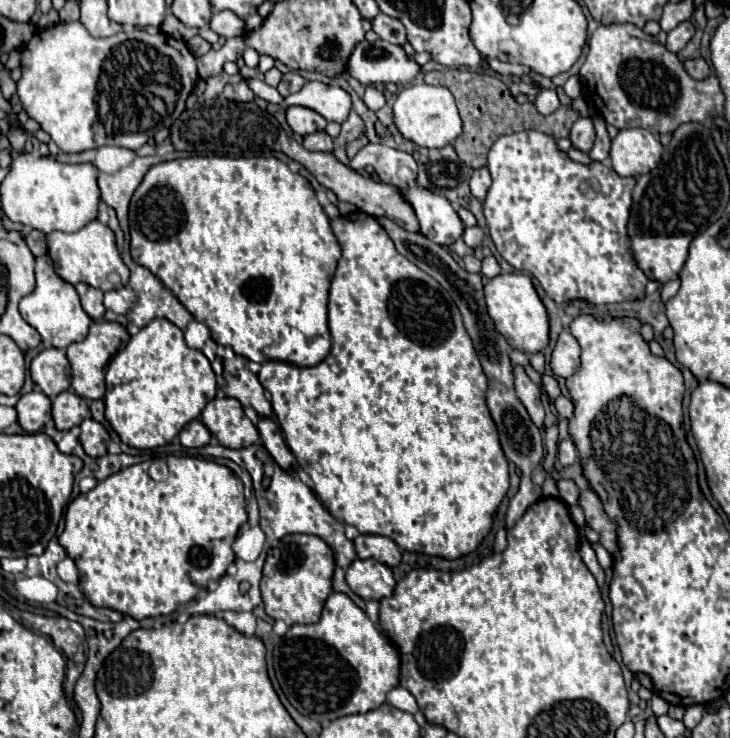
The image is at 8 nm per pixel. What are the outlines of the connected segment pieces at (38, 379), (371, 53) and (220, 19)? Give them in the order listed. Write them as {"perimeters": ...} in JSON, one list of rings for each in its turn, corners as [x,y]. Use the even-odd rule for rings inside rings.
{"perimeters":[[[[47,348],[41,354],[37,354],[31,362],[31,378],[33,382],[43,390],[43,394],[47,394],[51,400],[67,390],[71,386],[69,376],[65,376],[65,364],[67,356],[63,354],[63,350],[59,348]]],[[[361,40],[347,60],[347,76],[353,76],[361,84],[407,84],[419,74],[419,64],[409,60],[401,46],[385,40],[367,42]]],[[[221,10],[221,12],[213,14],[211,30],[217,32],[219,36],[235,38],[235,36],[241,36],[245,32],[245,20],[239,18],[239,16],[235,16],[235,12]]]]}

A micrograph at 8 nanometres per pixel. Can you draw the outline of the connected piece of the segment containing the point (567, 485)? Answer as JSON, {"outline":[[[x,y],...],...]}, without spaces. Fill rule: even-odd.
{"outline":[[[559,478],[557,488],[559,488],[559,498],[563,502],[567,502],[569,506],[579,506],[579,488],[577,488],[577,484],[573,480]]]}

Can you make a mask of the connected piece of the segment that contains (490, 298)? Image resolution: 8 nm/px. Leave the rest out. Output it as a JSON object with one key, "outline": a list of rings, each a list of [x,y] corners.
{"outline":[[[511,272],[491,278],[489,284],[485,284],[485,300],[495,328],[503,334],[511,348],[517,348],[525,354],[535,354],[549,344],[549,316],[527,274]]]}

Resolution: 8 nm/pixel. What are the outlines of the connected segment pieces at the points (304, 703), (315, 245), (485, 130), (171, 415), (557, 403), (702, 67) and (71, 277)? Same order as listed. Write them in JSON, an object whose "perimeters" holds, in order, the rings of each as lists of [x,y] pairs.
{"perimeters":[[[[333,592],[323,608],[323,614],[317,624],[295,624],[281,638],[279,646],[273,652],[277,680],[289,698],[289,702],[305,716],[317,722],[331,722],[339,716],[369,712],[379,708],[385,702],[385,696],[391,688],[399,684],[399,666],[401,656],[389,636],[347,596]]],[[[219,155],[192,156],[155,164],[139,184],[129,206],[129,230],[131,230],[131,258],[145,266],[153,276],[157,276],[193,314],[193,318],[211,330],[211,338],[235,350],[235,354],[245,356],[253,362],[289,362],[295,366],[315,366],[331,350],[331,332],[327,326],[327,296],[329,284],[335,274],[337,262],[341,258],[341,246],[329,226],[329,218],[315,198],[315,190],[309,180],[301,174],[293,174],[285,162],[279,158],[241,157],[231,158]]],[[[445,68],[441,72],[425,72],[423,80],[431,86],[445,86],[455,96],[461,118],[463,118],[463,132],[455,138],[453,148],[459,154],[459,158],[471,168],[481,168],[481,166],[487,164],[487,152],[499,136],[519,132],[519,130],[539,130],[539,132],[545,132],[549,136],[553,136],[555,140],[559,140],[559,138],[569,136],[569,130],[571,130],[573,122],[579,118],[579,112],[571,108],[571,98],[565,96],[563,90],[557,90],[559,100],[561,100],[561,106],[557,108],[557,112],[553,112],[549,116],[543,116],[535,110],[533,102],[517,104],[511,98],[509,88],[499,78],[493,78],[489,74],[475,74],[475,72],[469,72],[469,70]]],[[[163,318],[131,336],[129,344],[111,358],[105,380],[105,418],[123,444],[139,450],[169,444],[217,394],[217,378],[207,356],[189,348],[183,332]]],[[[561,396],[561,398],[557,398],[554,401],[554,406],[558,412],[557,421],[561,421],[563,419],[569,419],[573,415],[574,405],[569,398],[565,396]]],[[[687,60],[685,62],[685,70],[689,72],[689,76],[691,78],[695,78],[695,80],[705,80],[709,74],[711,74],[711,70],[709,70],[709,66],[705,64],[705,60]]],[[[99,220],[89,222],[85,228],[81,228],[79,232],[51,232],[47,236],[47,244],[49,244],[49,256],[55,264],[57,274],[71,282],[85,282],[89,286],[95,286],[103,292],[113,290],[113,288],[123,288],[129,280],[129,268],[123,264],[117,246],[115,246],[115,234],[109,226],[101,224]]]]}

